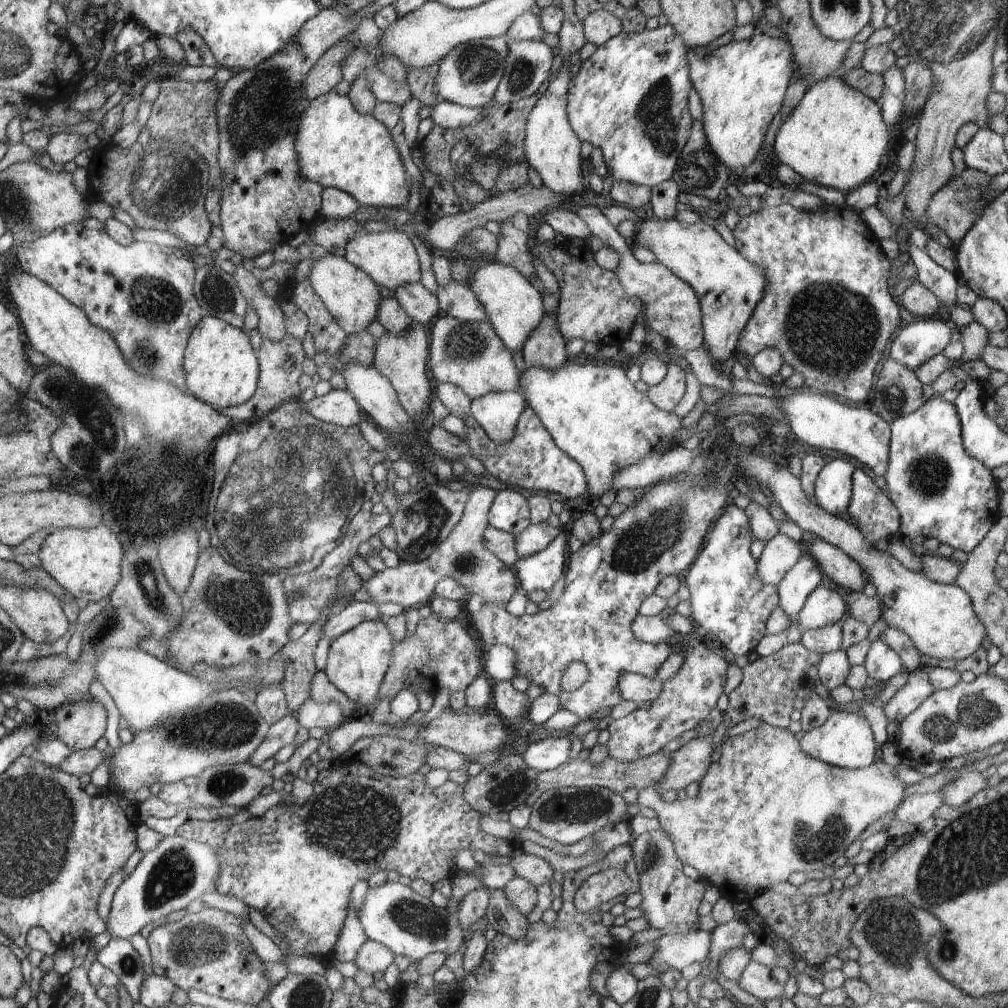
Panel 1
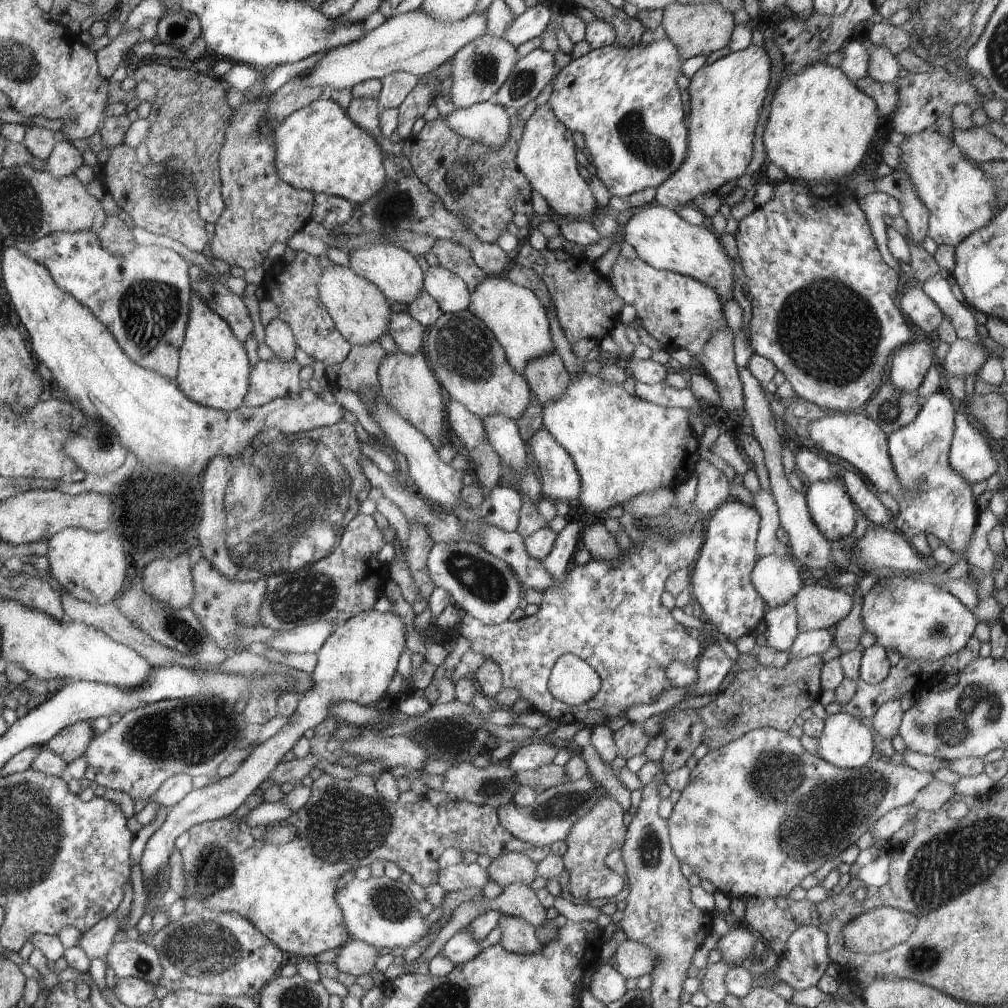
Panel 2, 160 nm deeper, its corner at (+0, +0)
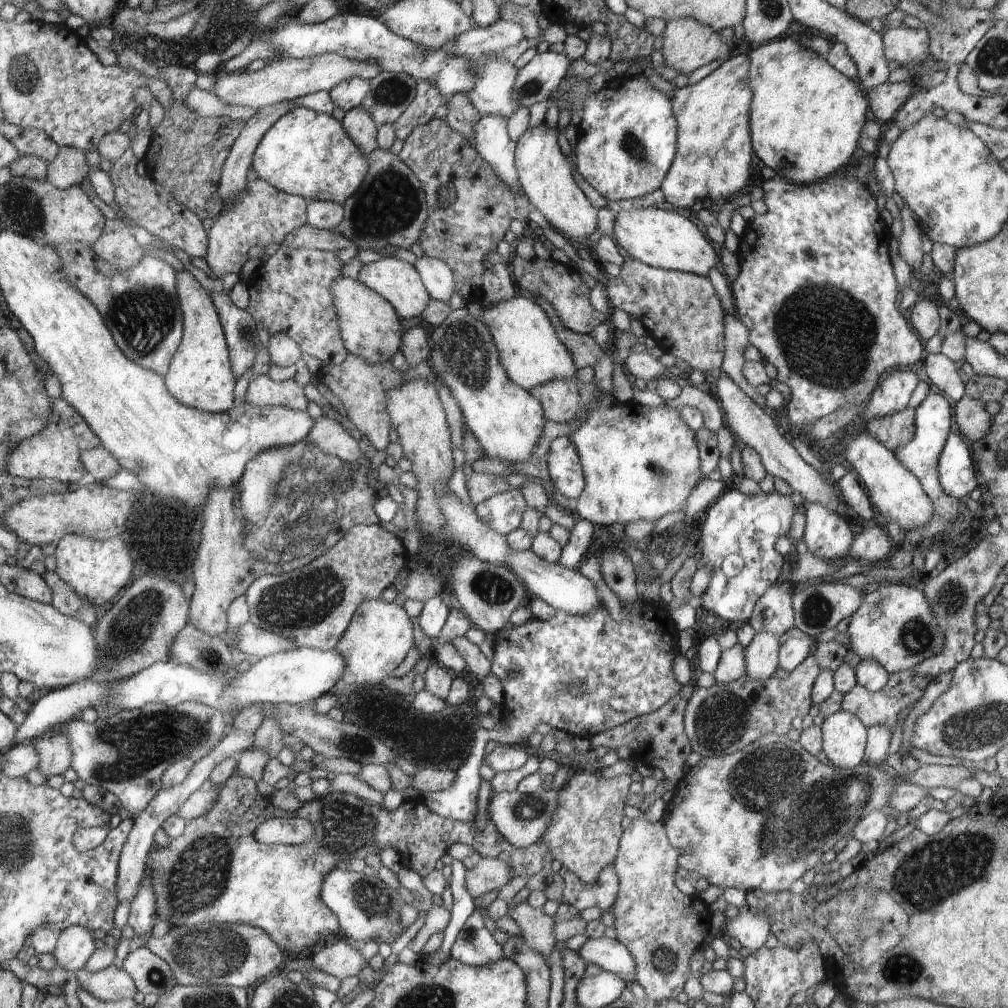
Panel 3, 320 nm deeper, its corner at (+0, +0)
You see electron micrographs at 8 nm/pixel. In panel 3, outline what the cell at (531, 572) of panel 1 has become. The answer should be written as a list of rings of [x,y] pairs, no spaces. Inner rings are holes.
[[[580,519],[580,522],[574,525],[570,531],[570,537],[564,548],[561,550],[561,559],[559,563],[569,569],[578,568],[580,560],[588,552],[592,544],[592,532],[594,532],[592,522]]]

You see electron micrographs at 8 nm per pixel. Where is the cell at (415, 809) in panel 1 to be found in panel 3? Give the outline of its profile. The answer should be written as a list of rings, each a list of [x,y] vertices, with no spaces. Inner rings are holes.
[[[234,765],[234,773],[232,775],[230,775],[226,780],[224,780],[224,782],[221,782],[220,784],[218,784],[220,790],[219,790],[219,799],[215,802],[215,805],[213,806],[213,809],[210,809],[205,815],[199,816],[198,818],[192,819],[188,824],[186,824],[184,831],[182,832],[182,834],[180,834],[180,836],[178,836],[177,838],[169,838],[169,844],[166,847],[154,847],[154,844],[152,844],[151,848],[150,848],[150,852],[148,852],[147,854],[147,861],[145,864],[145,868],[149,869],[149,874],[151,875],[151,887],[153,888],[155,897],[156,897],[156,904],[155,904],[155,909],[156,909],[156,914],[157,916],[159,916],[162,920],[164,920],[164,922],[168,922],[168,924],[172,924],[172,926],[174,927],[195,927],[197,928],[200,925],[203,925],[204,923],[242,923],[242,924],[247,924],[247,925],[252,925],[258,928],[261,928],[262,930],[265,930],[273,939],[274,942],[277,943],[277,945],[279,947],[284,947],[286,950],[289,950],[292,954],[293,957],[297,957],[300,955],[304,955],[304,954],[312,954],[314,953],[319,947],[322,947],[324,944],[324,938],[328,938],[328,936],[332,936],[332,934],[336,934],[338,932],[339,928],[339,922],[337,919],[337,915],[334,914],[333,910],[329,909],[329,906],[326,906],[326,903],[323,902],[323,900],[321,899],[321,886],[322,883],[325,880],[325,876],[326,874],[330,873],[331,870],[334,867],[344,867],[344,864],[347,863],[349,860],[352,860],[352,858],[359,858],[359,859],[364,859],[366,858],[366,856],[368,856],[368,854],[375,852],[378,853],[380,852],[381,848],[394,848],[397,849],[397,852],[399,854],[399,856],[401,857],[401,862],[402,865],[404,867],[408,867],[411,868],[412,870],[415,870],[420,876],[424,876],[427,874],[430,874],[430,872],[432,872],[435,868],[434,866],[436,866],[436,862],[438,862],[438,860],[440,860],[440,858],[442,858],[442,856],[446,853],[448,853],[448,849],[450,848],[450,846],[452,846],[452,844],[456,843],[456,842],[462,842],[464,844],[468,844],[470,846],[473,846],[473,848],[476,850],[476,852],[480,853],[480,856],[482,857],[492,857],[493,859],[500,859],[501,861],[505,861],[506,863],[509,863],[512,867],[514,867],[514,878],[516,877],[531,877],[532,875],[535,875],[537,872],[540,872],[540,870],[542,870],[542,868],[544,868],[546,865],[544,864],[544,855],[546,854],[546,852],[549,852],[548,847],[544,846],[542,844],[533,844],[527,847],[516,847],[514,845],[511,845],[499,832],[498,830],[496,830],[496,827],[494,826],[494,823],[492,821],[489,820],[489,815],[488,815],[488,821],[486,824],[486,827],[484,828],[484,830],[482,830],[482,832],[478,832],[477,830],[477,825],[476,825],[476,821],[474,823],[463,823],[460,821],[455,821],[449,818],[444,818],[442,815],[437,815],[436,813],[434,813],[433,811],[431,811],[429,809],[429,807],[427,807],[425,805],[424,802],[422,802],[421,799],[417,799],[417,800],[405,800],[398,809],[396,809],[394,812],[390,812],[387,811],[385,809],[385,807],[383,807],[382,805],[380,806],[376,806],[373,804],[368,804],[368,802],[364,802],[364,800],[360,800],[360,798],[358,798],[357,796],[351,795],[351,794],[346,794],[346,793],[339,793],[339,792],[326,792],[326,794],[323,794],[322,796],[318,796],[317,798],[313,799],[312,801],[306,801],[304,802],[304,804],[297,810],[294,811],[291,816],[294,817],[300,817],[306,820],[309,820],[315,828],[315,835],[314,838],[312,838],[312,840],[309,840],[308,842],[299,844],[299,845],[283,845],[283,844],[275,844],[275,845],[267,845],[261,842],[258,842],[256,840],[256,837],[254,836],[254,831],[256,830],[256,800],[258,800],[258,796],[256,796],[257,794],[257,790],[256,790],[256,782],[253,778],[247,777],[246,775],[241,775],[240,773],[238,773],[239,768]]]

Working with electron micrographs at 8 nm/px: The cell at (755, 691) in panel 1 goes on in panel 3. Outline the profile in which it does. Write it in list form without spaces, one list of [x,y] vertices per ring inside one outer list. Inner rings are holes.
[[[810,654],[790,671],[788,678],[772,675],[754,680],[744,675],[728,684],[715,682],[710,688],[696,688],[684,713],[685,731],[692,751],[702,757],[715,757],[736,752],[768,733],[786,736],[792,728],[792,720],[796,716],[804,718],[810,712],[812,687],[821,671]]]

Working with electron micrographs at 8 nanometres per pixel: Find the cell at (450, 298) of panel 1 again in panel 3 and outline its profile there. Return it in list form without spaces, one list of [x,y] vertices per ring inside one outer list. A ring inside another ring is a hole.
[[[422,255],[413,265],[433,300],[446,303],[450,295],[456,293],[453,272],[442,260]]]

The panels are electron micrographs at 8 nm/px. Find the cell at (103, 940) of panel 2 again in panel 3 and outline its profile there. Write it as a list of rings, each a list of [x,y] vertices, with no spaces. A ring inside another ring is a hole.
[[[69,926],[62,930],[51,952],[57,966],[68,972],[84,969],[88,958],[96,949],[94,940],[89,930],[82,927]]]

